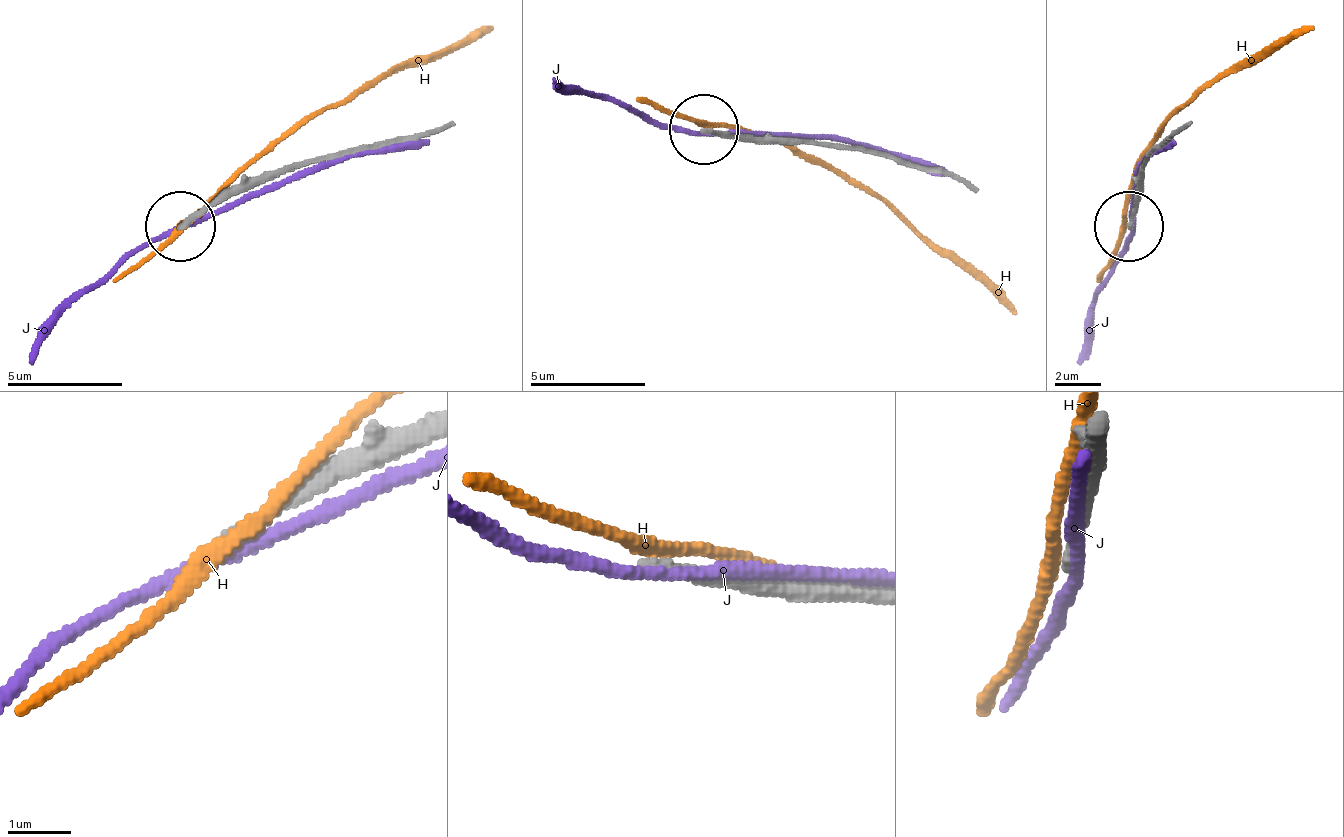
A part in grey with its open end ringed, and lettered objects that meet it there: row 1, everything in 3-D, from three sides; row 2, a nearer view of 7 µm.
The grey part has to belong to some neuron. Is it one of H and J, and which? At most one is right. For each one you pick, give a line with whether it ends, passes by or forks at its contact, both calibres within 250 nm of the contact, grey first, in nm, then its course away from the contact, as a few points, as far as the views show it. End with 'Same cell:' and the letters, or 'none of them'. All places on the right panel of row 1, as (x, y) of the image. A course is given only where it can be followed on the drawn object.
Same cell: none of them

